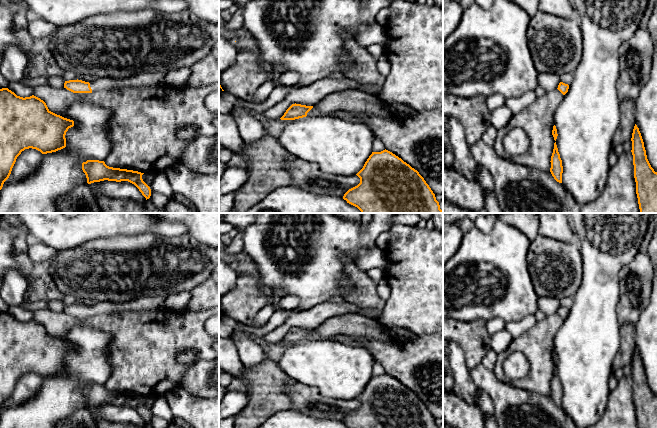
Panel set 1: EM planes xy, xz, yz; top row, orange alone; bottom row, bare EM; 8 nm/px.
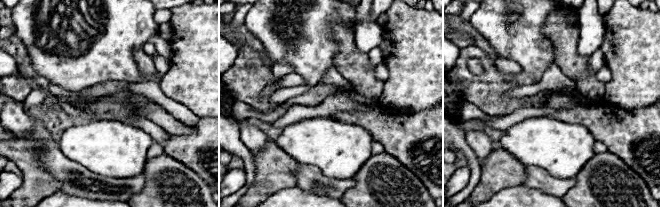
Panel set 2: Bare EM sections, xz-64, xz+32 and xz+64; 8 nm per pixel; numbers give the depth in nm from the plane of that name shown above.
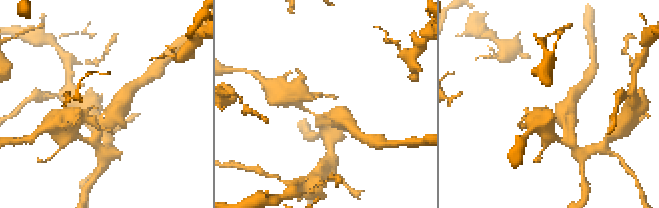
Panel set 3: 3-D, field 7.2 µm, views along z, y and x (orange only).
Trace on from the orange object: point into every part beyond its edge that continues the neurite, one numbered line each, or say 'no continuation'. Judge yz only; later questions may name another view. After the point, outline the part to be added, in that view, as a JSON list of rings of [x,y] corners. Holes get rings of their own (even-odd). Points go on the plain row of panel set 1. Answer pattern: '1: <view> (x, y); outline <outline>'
no continuation

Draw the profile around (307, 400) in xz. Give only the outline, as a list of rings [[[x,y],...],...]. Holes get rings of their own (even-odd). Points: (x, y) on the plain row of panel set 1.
[[[296,381],[289,384],[286,391],[292,401],[291,410],[314,418],[343,422],[349,413],[360,407],[357,399],[330,399],[322,396],[316,388]]]

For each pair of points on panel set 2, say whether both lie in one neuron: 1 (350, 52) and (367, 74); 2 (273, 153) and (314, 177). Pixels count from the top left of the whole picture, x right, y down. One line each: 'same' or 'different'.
1: same
2: different

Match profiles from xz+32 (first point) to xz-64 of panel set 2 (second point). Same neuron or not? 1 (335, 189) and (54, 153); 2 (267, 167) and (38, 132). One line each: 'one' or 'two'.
1: one
2: two

